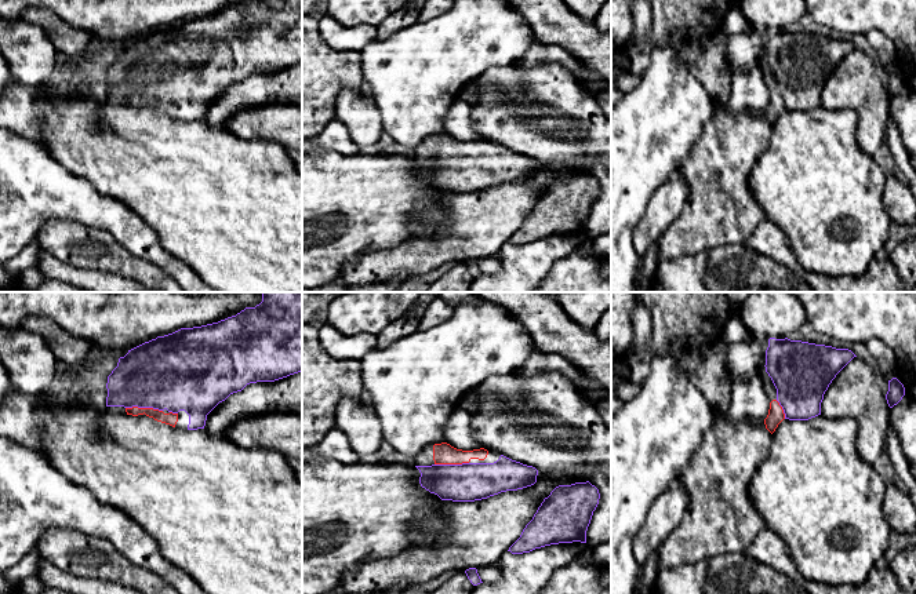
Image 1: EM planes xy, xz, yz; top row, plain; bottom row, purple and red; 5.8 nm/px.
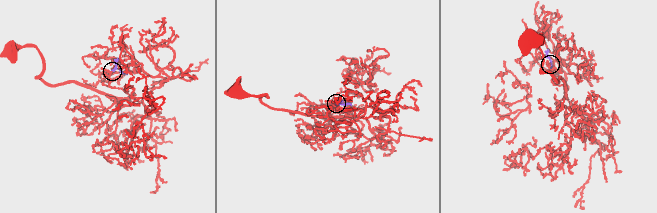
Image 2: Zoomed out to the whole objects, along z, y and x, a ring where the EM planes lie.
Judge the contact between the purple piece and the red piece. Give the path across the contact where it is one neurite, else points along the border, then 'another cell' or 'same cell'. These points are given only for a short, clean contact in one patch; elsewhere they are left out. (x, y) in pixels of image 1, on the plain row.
runs through xy (168, 64), (144, 88), (144, 98), (171, 110); same cell

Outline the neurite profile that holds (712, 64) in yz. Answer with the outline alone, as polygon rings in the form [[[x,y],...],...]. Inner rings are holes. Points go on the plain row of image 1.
[[[717,34],[708,45],[686,47],[679,59],[688,65],[715,101],[726,105],[734,74],[733,55],[726,51],[728,37]]]

